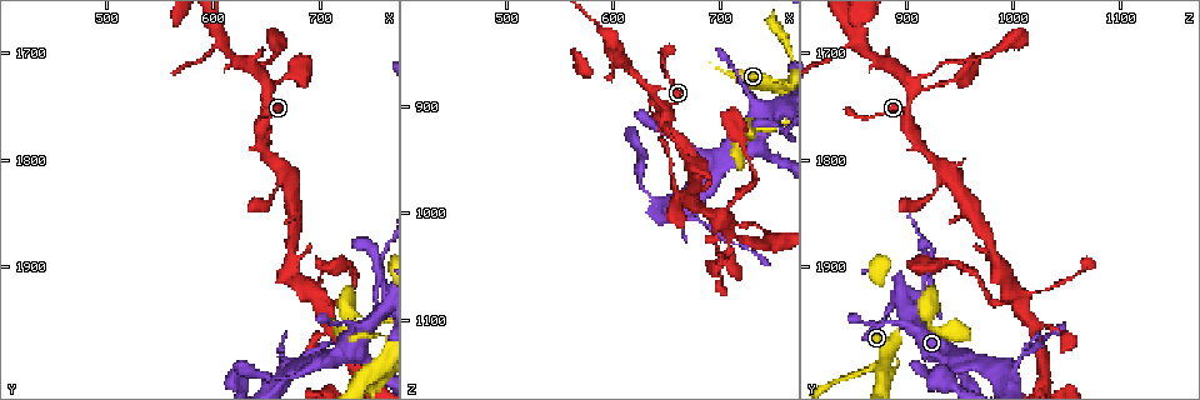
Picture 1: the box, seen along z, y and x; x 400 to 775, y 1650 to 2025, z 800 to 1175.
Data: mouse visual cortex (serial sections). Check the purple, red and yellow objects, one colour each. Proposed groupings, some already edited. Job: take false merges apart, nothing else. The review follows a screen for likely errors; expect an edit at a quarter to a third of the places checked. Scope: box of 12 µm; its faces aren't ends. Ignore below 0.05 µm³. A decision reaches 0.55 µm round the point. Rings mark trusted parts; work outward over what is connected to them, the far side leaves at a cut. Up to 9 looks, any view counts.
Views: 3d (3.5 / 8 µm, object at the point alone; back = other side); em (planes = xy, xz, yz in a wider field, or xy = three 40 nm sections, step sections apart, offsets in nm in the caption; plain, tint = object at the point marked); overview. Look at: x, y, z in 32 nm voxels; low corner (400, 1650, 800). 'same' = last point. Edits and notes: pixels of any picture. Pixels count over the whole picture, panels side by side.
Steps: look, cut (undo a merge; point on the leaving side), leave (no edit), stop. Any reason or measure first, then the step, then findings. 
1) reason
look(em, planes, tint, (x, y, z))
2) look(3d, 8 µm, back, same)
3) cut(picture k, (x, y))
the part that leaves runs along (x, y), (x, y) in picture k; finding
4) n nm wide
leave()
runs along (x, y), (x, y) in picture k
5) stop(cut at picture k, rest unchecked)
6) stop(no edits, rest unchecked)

narrows sharply
look(3d, 3.5 µm, (688, 1982, 1012))

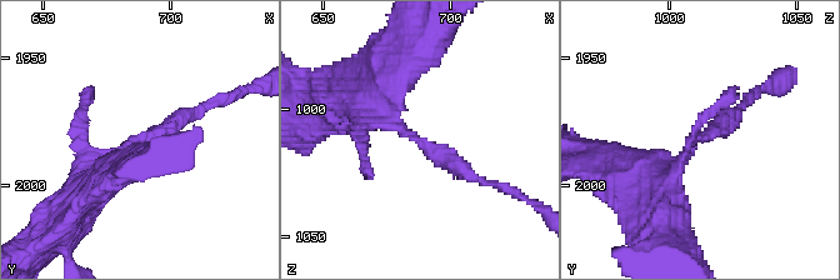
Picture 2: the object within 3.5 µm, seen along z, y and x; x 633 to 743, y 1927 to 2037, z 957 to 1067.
arms of 200, 350 nm; shape alone is not enough
look(em, xy, step 1, tint, (685, 1983, 1010))

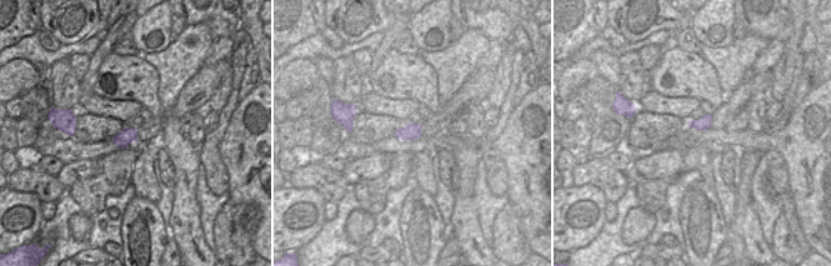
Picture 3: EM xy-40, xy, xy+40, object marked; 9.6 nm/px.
look(em, xy, step 2, tint, same)

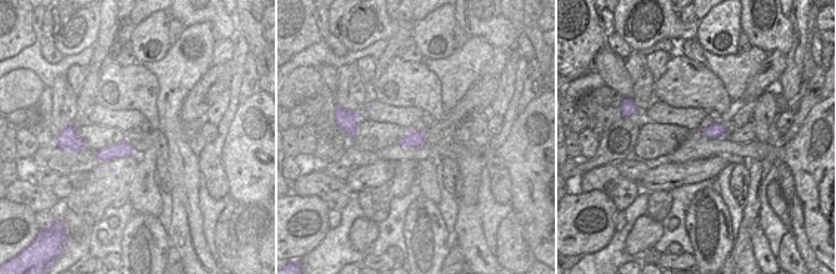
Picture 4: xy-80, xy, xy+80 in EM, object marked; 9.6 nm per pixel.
leave()
runs along (395, 75), (390, 116), (475, 178) in picture 2; all the same cell

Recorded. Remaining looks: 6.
arms part here
look(3d, 3.5 µm, (754, 1892, 916))

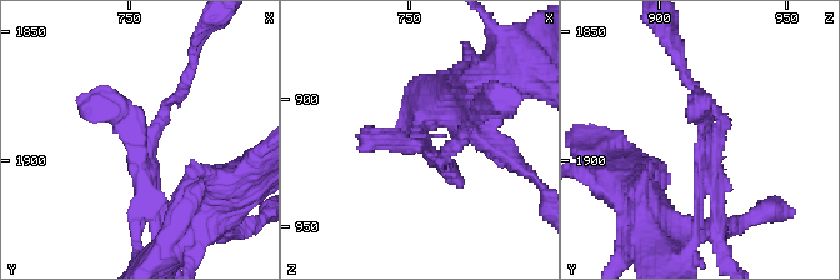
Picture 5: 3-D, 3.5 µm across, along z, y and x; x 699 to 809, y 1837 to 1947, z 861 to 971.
look(em, xy, step 3, tint, (755, 1893, 918))

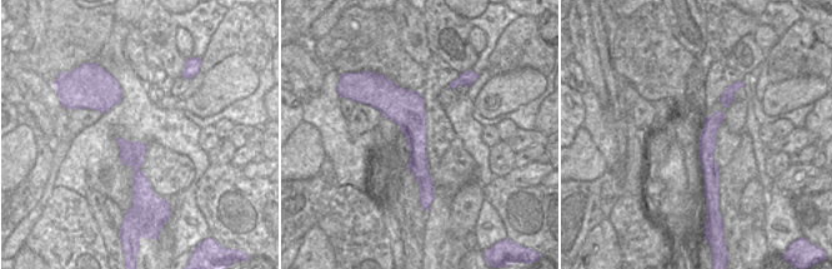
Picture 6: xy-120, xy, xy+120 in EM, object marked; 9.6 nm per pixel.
cut(picture 5, (456, 146))
a second cell is stuck on

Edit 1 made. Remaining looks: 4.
a narrow waist
look(3d, 3.5 µm, (698, 1920, 1030))

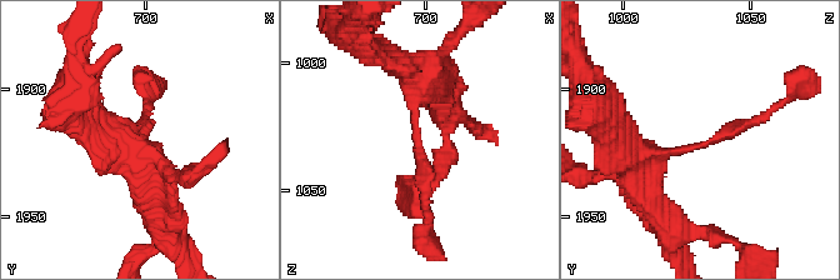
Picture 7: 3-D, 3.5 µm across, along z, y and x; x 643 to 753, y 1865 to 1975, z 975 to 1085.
need the tissue
look(em, xy, step 1, tint, (696, 1922, 1029))

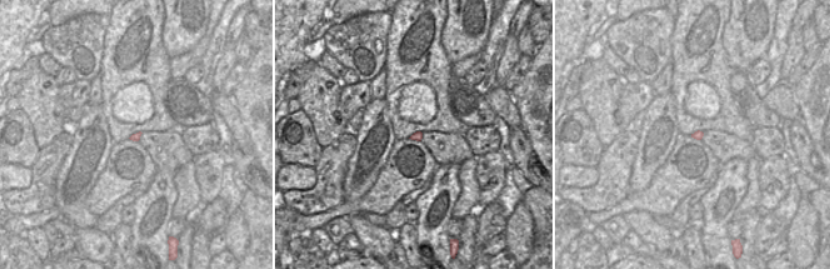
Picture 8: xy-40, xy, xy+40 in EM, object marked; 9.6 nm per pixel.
look(em, xy, step 3, tint, same)

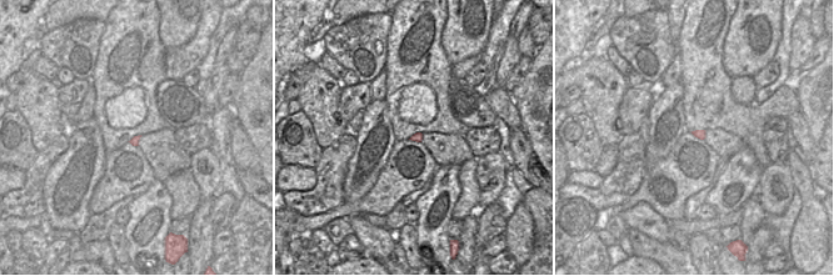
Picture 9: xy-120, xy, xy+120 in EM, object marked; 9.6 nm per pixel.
leave()
runs along (630, 153), (634, 164), (695, 149), (769, 115) in picture 7; continuous, no second cell

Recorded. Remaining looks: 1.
stop(cut at picture 5, rest unchecked)

